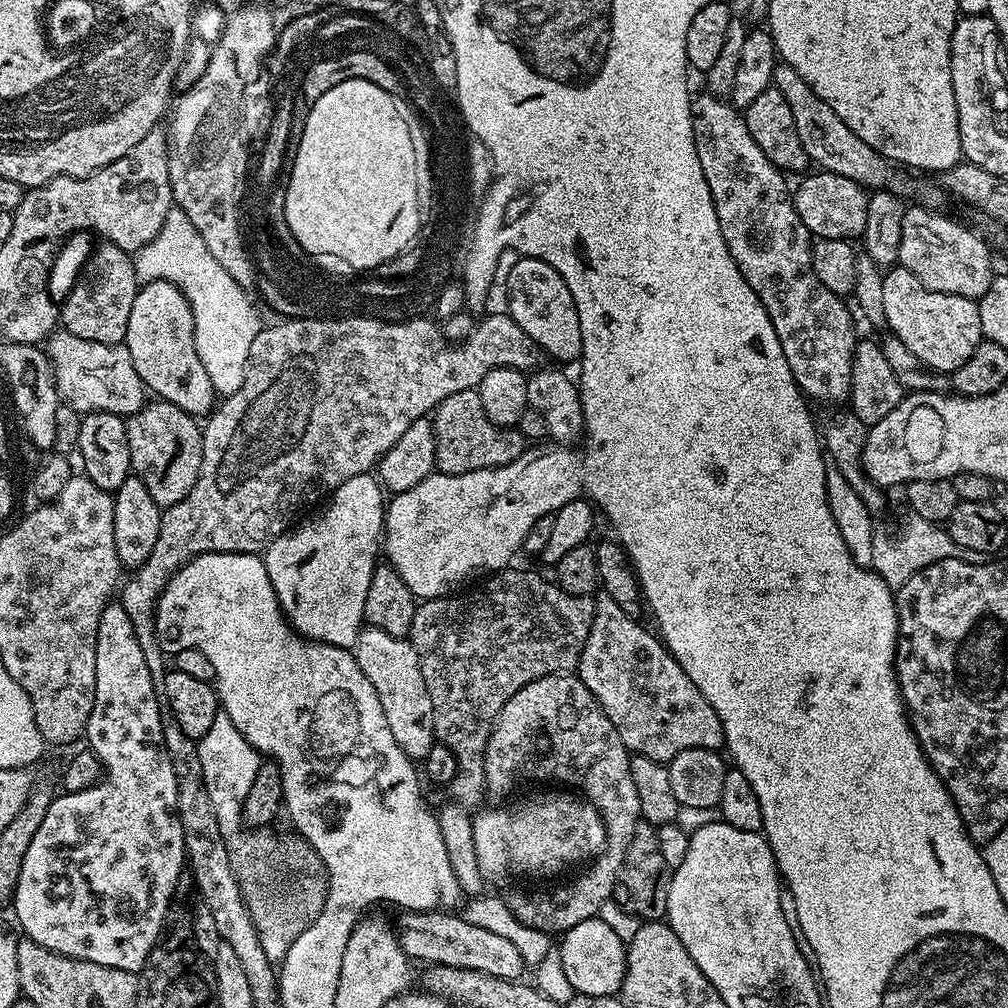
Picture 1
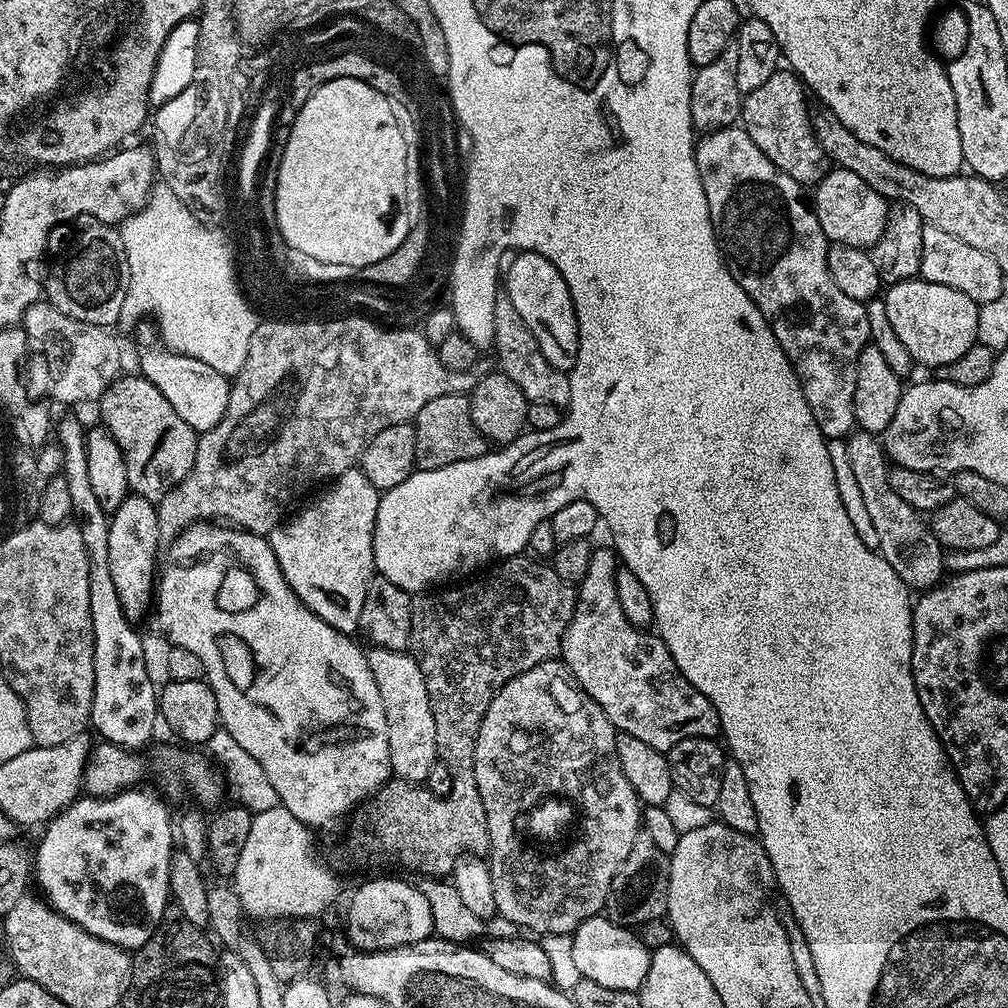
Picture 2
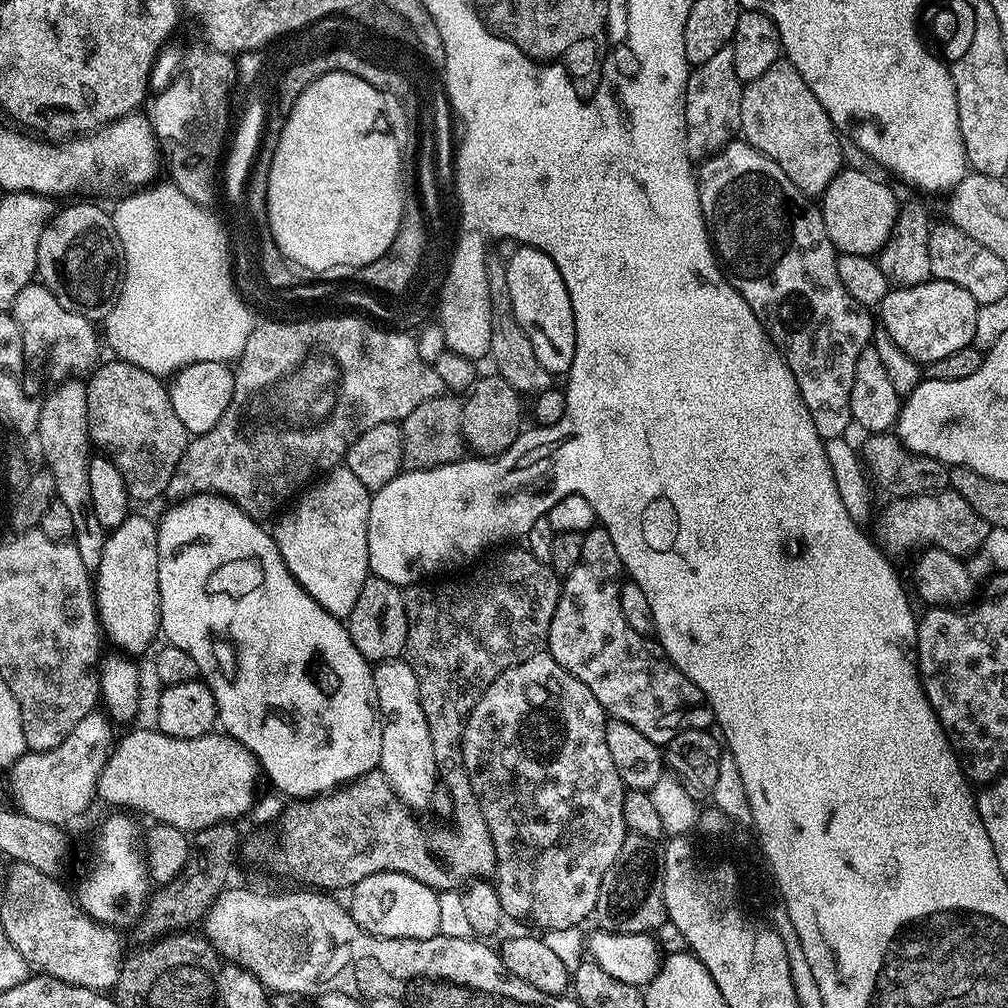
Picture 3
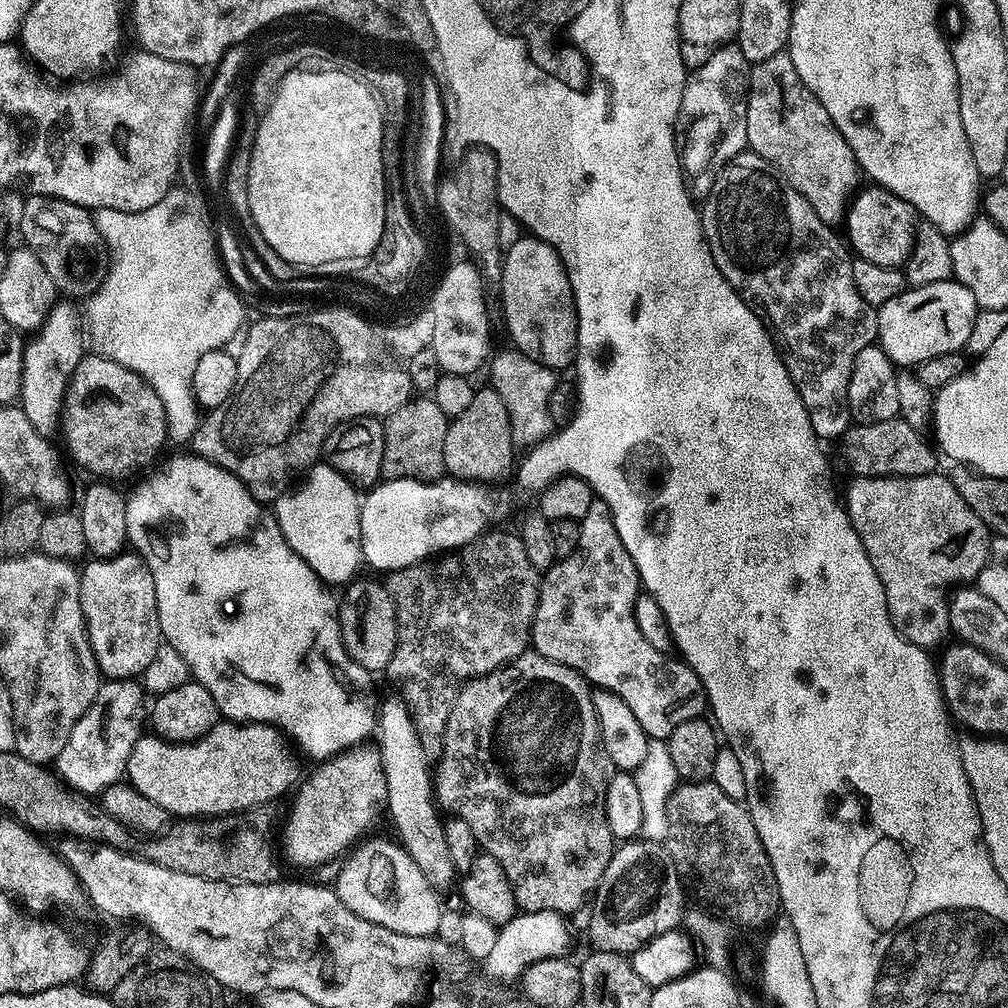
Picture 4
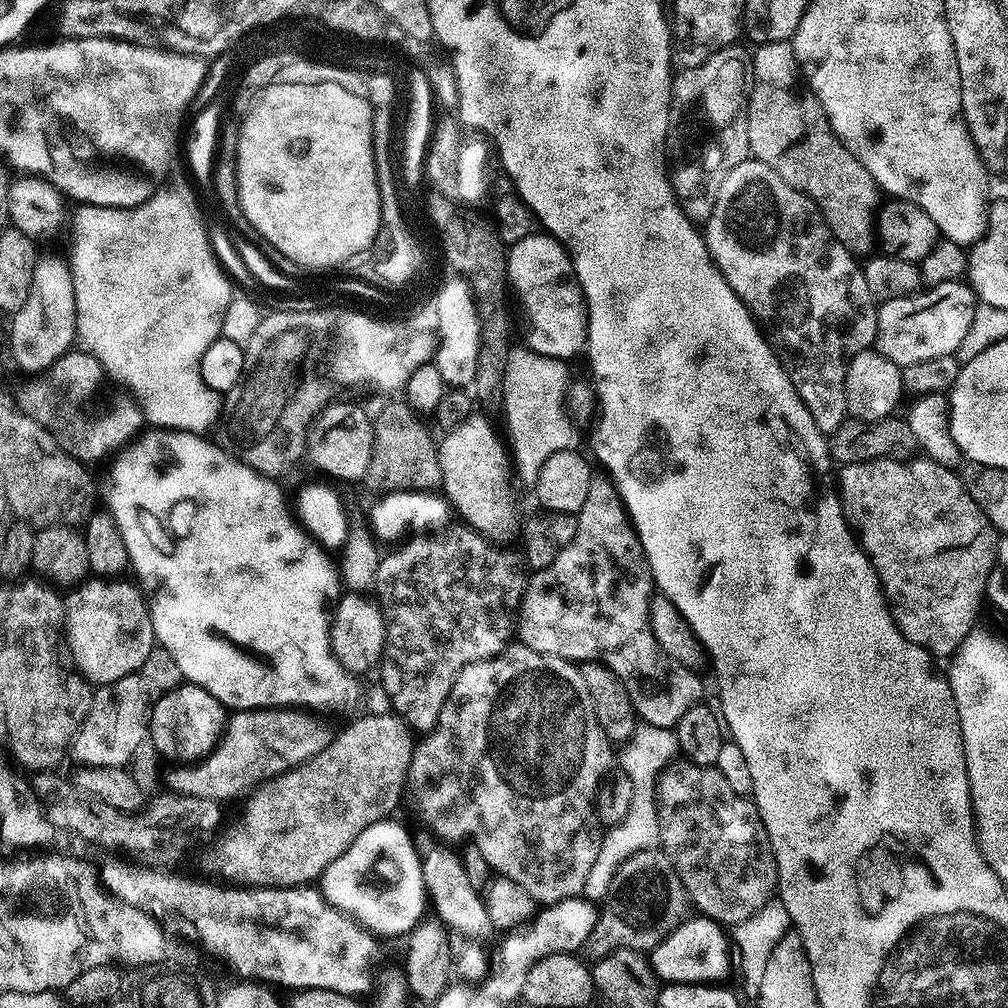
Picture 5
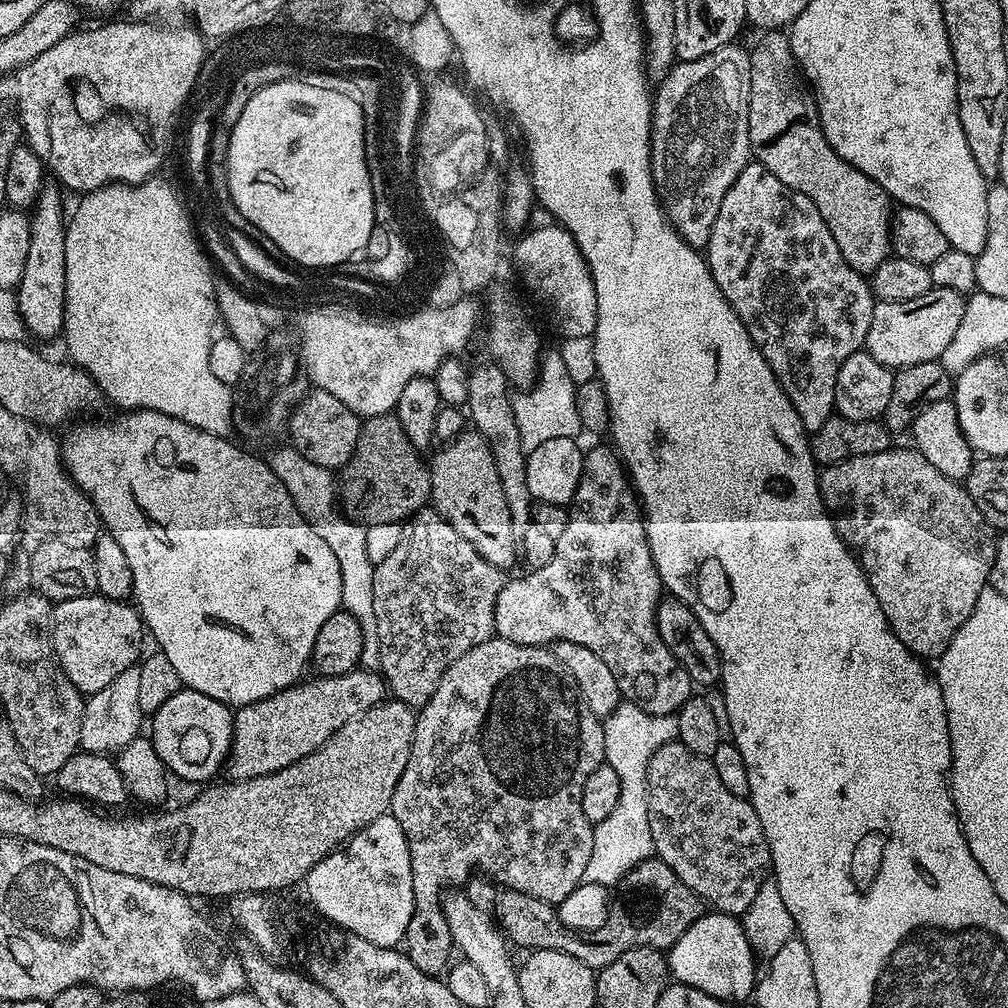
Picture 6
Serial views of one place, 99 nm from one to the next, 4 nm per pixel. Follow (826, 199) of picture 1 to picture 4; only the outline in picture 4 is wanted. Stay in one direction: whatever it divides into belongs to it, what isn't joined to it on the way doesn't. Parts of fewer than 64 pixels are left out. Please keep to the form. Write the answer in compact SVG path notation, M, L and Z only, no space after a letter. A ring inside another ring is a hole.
M879 186L867 187L864 189L861 187L851 197L848 205L848 211L846 213L846 225L848 224L847 243L850 245L851 251L859 259L865 260L866 262L874 262L877 266L900 268L907 261L908 256L912 252L912 244L916 241L918 214L902 198L898 198L892 192L888 192Z

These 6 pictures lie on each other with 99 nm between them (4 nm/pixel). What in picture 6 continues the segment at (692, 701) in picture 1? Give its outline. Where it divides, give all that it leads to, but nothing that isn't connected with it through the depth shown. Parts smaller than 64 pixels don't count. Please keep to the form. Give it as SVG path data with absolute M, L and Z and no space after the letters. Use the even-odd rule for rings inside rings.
M611 447L608 448L588 448L584 453L584 465L582 466L582 478L578 482L576 497L572 499L570 511L568 513L569 521L566 523L566 530L562 536L556 538L556 549L554 558L541 568L531 569L521 580L509 579L502 586L498 594L498 602L494 606L494 626L495 635L506 642L514 642L522 646L551 646L556 640L565 640L566 642L578 642L578 646L586 646L586 650L594 650L610 670L614 670L614 678L620 687L620 695L629 704L637 704L642 710L646 710L655 716L670 716L679 712L682 705L694 694L694 685L691 678L686 674L686 670L666 650L662 638L658 634L656 625L656 607L662 599L662 585L660 575L654 566L654 558L650 552L646 530L644 529L644 514L642 505L636 495L636 490L632 486L632 481L628 479L628 473L624 466L624 461L616 455Z

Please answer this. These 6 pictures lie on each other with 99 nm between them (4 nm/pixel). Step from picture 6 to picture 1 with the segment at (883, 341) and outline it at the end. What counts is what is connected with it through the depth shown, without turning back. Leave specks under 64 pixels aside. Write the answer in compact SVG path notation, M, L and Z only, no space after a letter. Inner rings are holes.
M893 266L884 272L882 298L886 305L887 327L933 372L951 374L974 354L982 339L979 303L954 294L926 290L910 270Z

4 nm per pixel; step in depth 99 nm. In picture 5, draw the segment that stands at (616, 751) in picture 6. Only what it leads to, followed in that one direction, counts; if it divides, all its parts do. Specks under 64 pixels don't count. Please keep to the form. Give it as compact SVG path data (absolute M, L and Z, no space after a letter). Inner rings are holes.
M641 723L622 751L624 753L621 756L619 753L618 764L630 778L633 787L633 802L620 824L609 827L603 833L598 858L594 858L590 878L586 878L586 886L583 890L583 895L593 902L603 900L610 878L624 859L638 850L654 848L660 843L660 813L656 803L656 783L660 781L664 769L677 759L675 731L671 728Z

